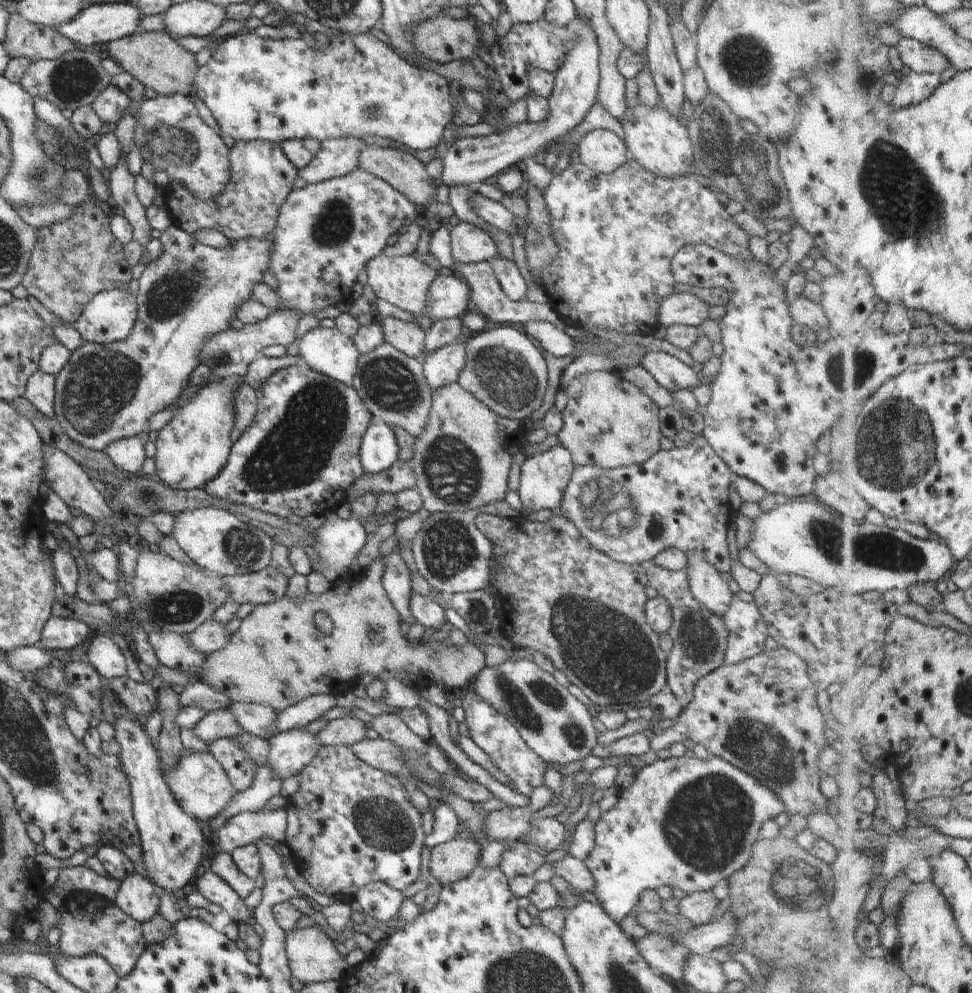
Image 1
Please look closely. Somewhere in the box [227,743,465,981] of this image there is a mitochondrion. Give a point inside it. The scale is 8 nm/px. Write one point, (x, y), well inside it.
(384, 823)

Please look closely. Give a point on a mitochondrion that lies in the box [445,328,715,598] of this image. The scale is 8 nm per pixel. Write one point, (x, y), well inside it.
(613, 510)

